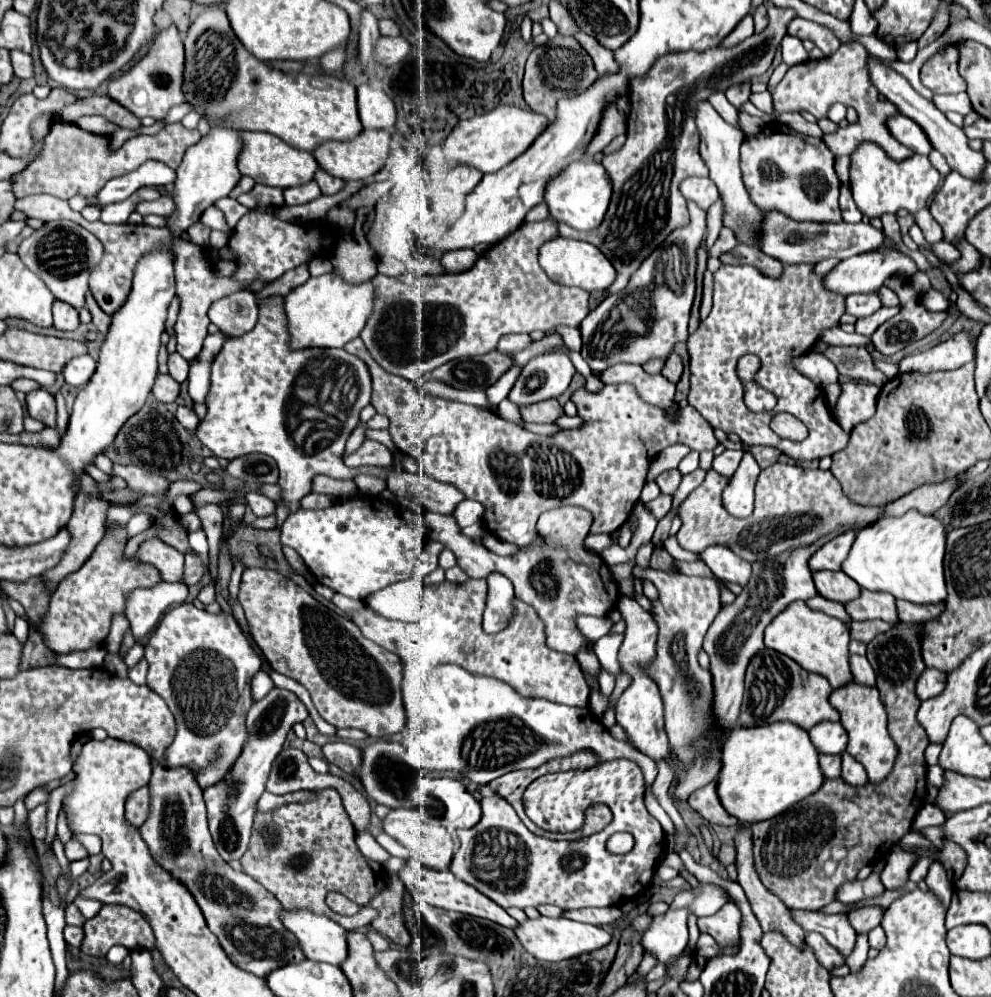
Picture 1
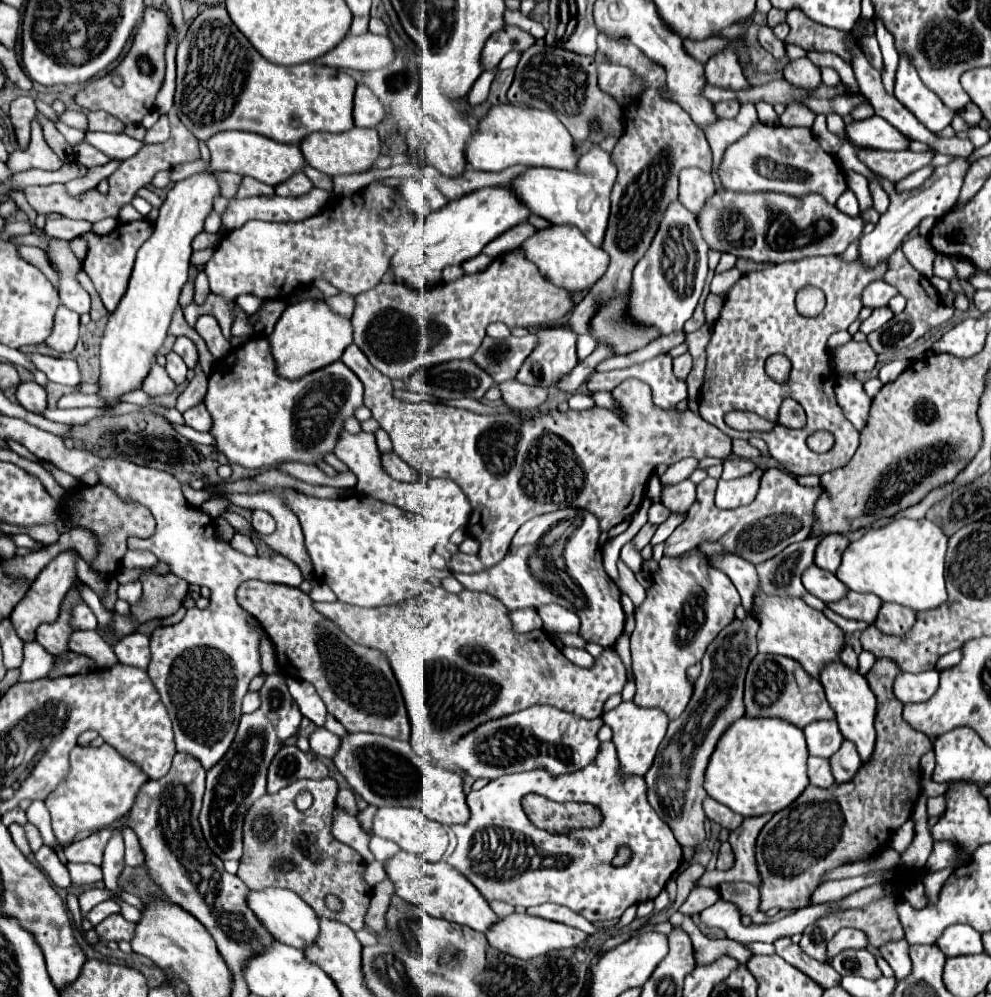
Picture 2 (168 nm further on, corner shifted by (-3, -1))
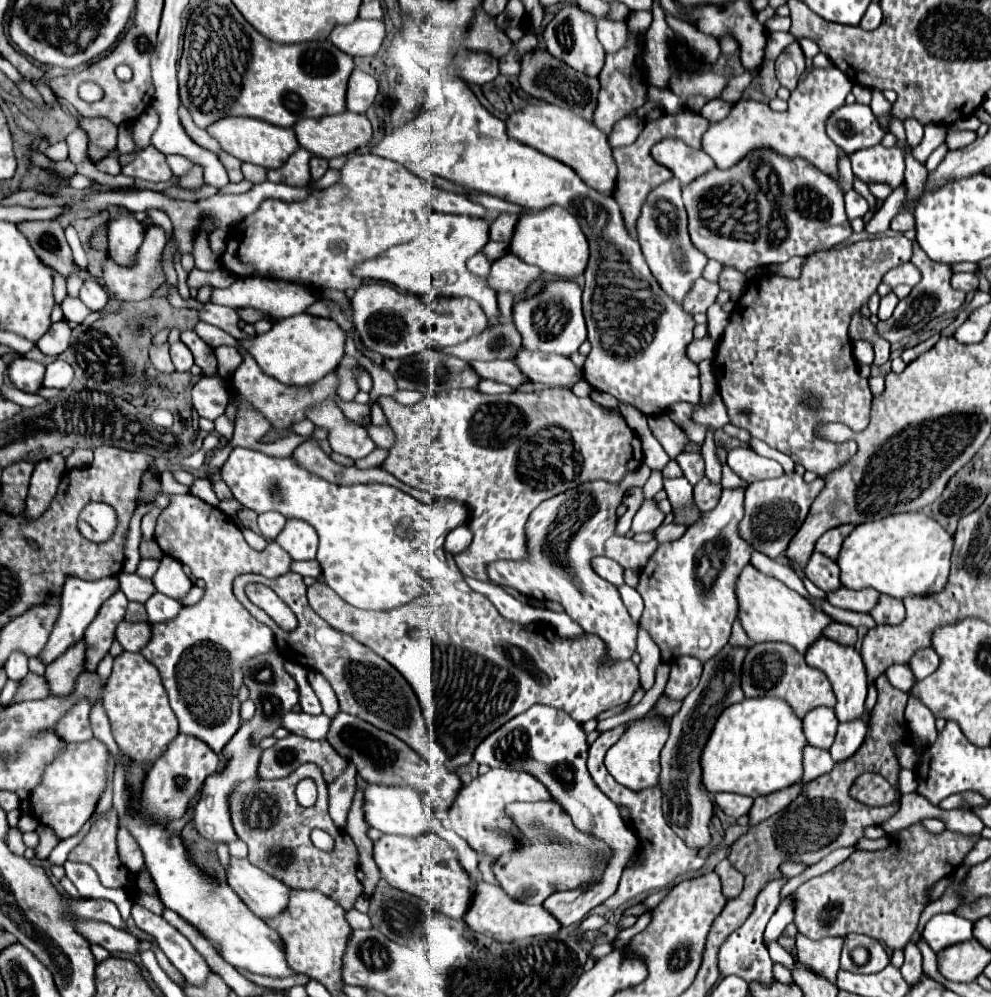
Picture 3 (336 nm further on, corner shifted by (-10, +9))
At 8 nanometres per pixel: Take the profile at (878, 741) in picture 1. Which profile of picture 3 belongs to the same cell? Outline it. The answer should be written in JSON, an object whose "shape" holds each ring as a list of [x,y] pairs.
{"shape":[[[818,638],[808,650],[806,650],[806,664],[816,668],[816,670],[822,670],[826,674],[826,678],[830,680],[832,684],[832,690],[836,694],[836,706],[834,706],[834,712],[838,716],[838,722],[850,722],[850,720],[856,720],[856,718],[864,718],[868,722],[868,716],[866,716],[866,710],[864,710],[864,700],[866,700],[866,670],[864,670],[864,664],[862,664],[862,658],[860,658],[860,652],[852,646],[844,646],[844,644],[838,644],[834,640],[828,640],[828,638]]]}

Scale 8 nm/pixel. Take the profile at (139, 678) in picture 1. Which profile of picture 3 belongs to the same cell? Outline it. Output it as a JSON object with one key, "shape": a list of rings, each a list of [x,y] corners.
{"shape":[[[122,620],[116,628],[116,640],[124,646],[124,650],[140,652],[150,640],[150,624],[148,622],[130,624],[130,622]]]}

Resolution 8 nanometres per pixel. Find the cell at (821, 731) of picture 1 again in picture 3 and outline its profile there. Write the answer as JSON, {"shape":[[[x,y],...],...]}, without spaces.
{"shape":[[[814,708],[802,718],[802,730],[806,736],[806,742],[816,748],[828,750],[834,742],[838,728],[838,720],[832,708]]]}

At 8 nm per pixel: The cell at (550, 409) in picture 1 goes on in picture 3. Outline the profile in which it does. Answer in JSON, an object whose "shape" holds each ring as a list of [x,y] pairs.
{"shape":[[[478,360],[478,362],[470,362],[470,366],[474,368],[474,372],[478,372],[478,376],[490,378],[490,380],[514,386],[514,388],[518,388],[526,382],[526,376],[510,360],[490,360],[490,362]]]}

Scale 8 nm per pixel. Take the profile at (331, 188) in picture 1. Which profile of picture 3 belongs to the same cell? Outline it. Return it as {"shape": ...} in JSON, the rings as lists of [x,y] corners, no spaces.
{"shape":[[[320,156],[310,158],[310,174],[312,174],[314,180],[322,178],[326,170],[328,170],[328,160],[326,158],[320,158]]]}

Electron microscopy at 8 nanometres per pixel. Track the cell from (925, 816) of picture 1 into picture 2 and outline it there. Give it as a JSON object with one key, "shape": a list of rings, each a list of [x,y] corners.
{"shape":[[[909,818],[909,820],[893,834],[889,846],[895,848],[899,854],[903,854],[903,850],[913,842],[913,838],[915,838],[915,822],[913,822],[913,818]]]}

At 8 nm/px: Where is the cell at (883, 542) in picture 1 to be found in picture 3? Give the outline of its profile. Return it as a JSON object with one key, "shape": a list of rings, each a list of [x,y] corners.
{"shape":[[[920,512],[892,514],[882,520],[858,524],[838,554],[840,582],[850,590],[874,588],[892,598],[924,596],[940,592],[948,582],[952,536],[932,518]]]}

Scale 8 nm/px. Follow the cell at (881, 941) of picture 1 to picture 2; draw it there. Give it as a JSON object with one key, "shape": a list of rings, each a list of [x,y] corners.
{"shape":[[[893,940],[879,946],[881,956],[889,962],[889,966],[895,970],[895,978],[901,980],[911,972],[911,960],[909,960],[909,944],[905,940]]]}

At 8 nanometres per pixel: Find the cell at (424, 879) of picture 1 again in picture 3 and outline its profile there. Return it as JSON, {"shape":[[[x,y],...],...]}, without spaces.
{"shape":[[[432,832],[414,838],[384,834],[374,842],[374,862],[392,888],[426,900],[436,912],[462,920],[462,916],[470,908],[474,880],[458,864],[454,848]]]}

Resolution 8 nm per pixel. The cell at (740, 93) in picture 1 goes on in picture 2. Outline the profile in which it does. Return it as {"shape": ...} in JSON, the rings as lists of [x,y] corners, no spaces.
{"shape":[[[731,100],[731,102],[717,102],[715,104],[715,112],[721,118],[735,118],[737,112],[739,112],[739,102],[735,102],[735,100]]]}

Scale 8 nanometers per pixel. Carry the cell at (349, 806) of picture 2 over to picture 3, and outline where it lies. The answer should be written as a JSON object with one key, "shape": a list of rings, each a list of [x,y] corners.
{"shape":[[[290,734],[262,752],[262,760],[258,762],[258,776],[272,780],[284,778],[306,762],[318,764],[326,782],[332,782],[346,768],[346,760],[334,752],[326,740],[308,740]]]}

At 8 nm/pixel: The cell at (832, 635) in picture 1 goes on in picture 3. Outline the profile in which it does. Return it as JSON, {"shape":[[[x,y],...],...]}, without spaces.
{"shape":[[[748,564],[738,576],[736,592],[740,624],[754,642],[786,642],[804,654],[806,648],[822,636],[826,624],[830,624],[830,616],[826,616],[820,608],[784,586],[780,580],[762,574],[752,564]]]}

